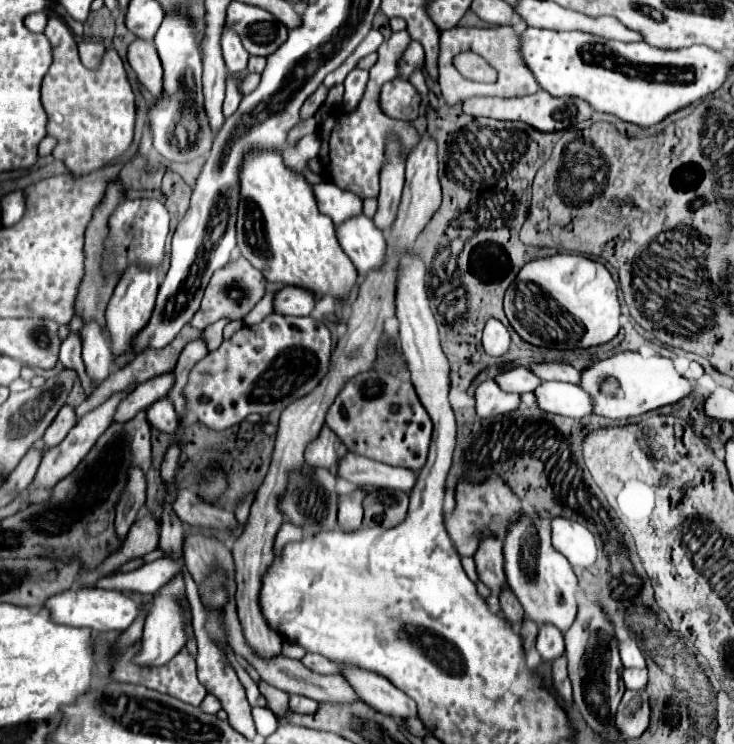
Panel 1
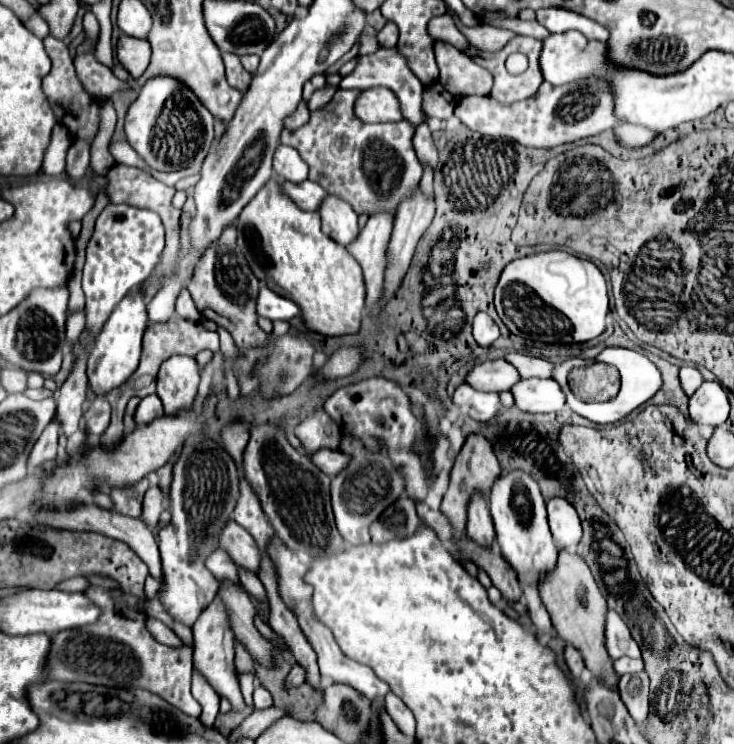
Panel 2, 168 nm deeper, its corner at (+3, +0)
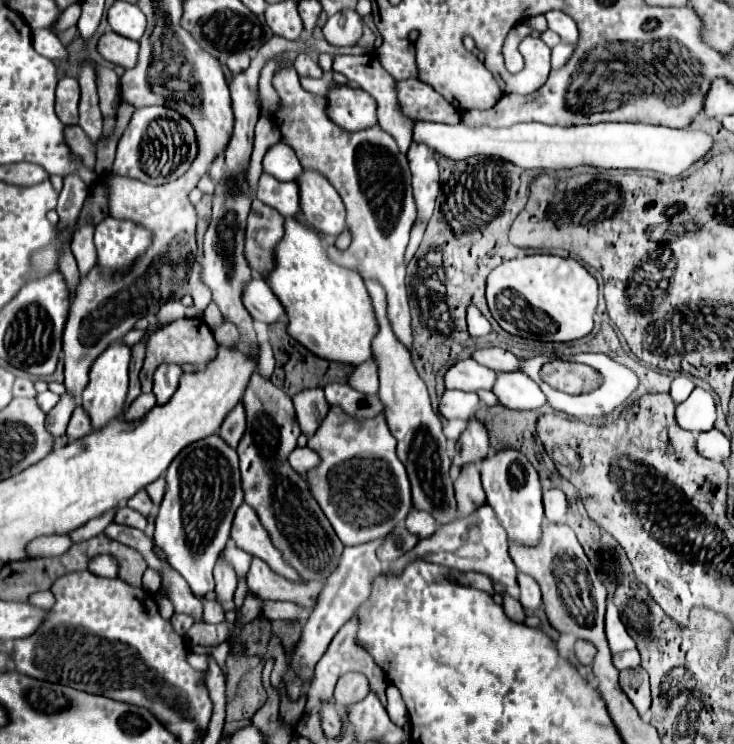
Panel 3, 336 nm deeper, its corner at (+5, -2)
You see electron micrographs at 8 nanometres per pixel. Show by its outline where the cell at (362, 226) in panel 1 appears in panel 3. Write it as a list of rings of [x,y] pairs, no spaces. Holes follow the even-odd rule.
[[[302,169],[296,177],[300,187],[300,211],[304,219],[328,235],[340,235],[346,227],[346,211],[338,191],[312,169]]]

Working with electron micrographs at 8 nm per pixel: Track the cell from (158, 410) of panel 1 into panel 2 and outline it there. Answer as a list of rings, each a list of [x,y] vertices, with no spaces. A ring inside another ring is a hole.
[[[150,395],[150,397],[144,397],[144,399],[140,401],[134,419],[136,419],[136,425],[142,427],[142,425],[146,425],[148,421],[154,421],[154,419],[158,419],[158,417],[162,417],[162,415],[164,415],[162,401],[160,401],[156,395]]]

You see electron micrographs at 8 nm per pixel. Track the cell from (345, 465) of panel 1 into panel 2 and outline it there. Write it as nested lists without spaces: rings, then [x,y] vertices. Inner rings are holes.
[[[320,449],[318,453],[312,455],[312,461],[318,469],[322,469],[326,475],[336,477],[342,469],[346,469],[346,465],[350,463],[350,455],[342,453],[342,451],[332,451],[332,449]]]

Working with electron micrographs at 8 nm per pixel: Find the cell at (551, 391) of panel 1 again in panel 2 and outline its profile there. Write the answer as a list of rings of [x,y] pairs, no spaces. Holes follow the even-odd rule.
[[[522,379],[512,387],[516,407],[526,413],[560,413],[566,405],[566,393],[554,379]]]

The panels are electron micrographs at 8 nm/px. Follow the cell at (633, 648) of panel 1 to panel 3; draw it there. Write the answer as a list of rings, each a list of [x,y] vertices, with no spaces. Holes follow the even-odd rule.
[[[608,603],[608,607],[606,607],[606,639],[610,643],[612,653],[620,653],[620,651],[636,647],[634,639],[626,631],[626,627],[620,619],[620,611],[614,603]]]

